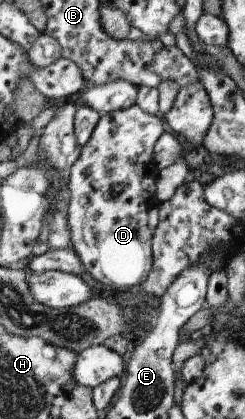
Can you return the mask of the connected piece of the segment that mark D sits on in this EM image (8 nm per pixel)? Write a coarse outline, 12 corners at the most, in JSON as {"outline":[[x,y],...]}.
{"outline":[[98,118],[69,179],[73,249],[100,288],[152,271],[162,119]]}

